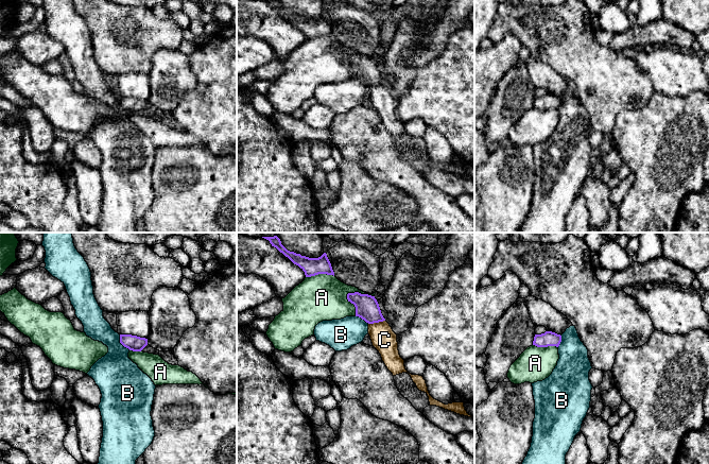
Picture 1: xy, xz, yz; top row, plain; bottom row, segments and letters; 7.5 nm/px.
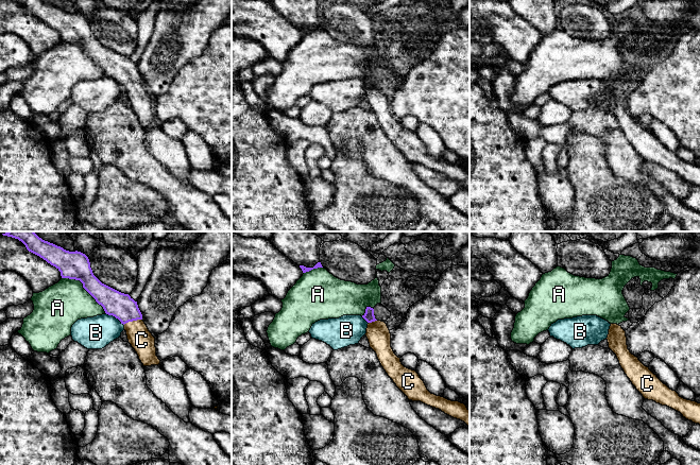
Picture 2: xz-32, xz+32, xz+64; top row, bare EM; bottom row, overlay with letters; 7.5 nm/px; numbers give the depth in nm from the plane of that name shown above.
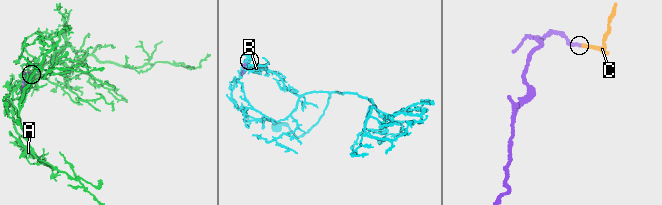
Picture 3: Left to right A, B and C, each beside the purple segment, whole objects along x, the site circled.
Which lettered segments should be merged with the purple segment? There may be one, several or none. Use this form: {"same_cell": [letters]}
{"same_cell": ["C"]}

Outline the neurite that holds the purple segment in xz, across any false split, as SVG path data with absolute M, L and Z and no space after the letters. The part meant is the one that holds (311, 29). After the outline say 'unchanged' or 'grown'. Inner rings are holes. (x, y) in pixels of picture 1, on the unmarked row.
M264 0L270 3L272 8L276 10L280 15L288 19L294 27L298 28L304 34L306 39L315 38L318 36L333 37L331 25L324 15L318 20L309 20L288 13L282 6L279 0Z; unchanged

